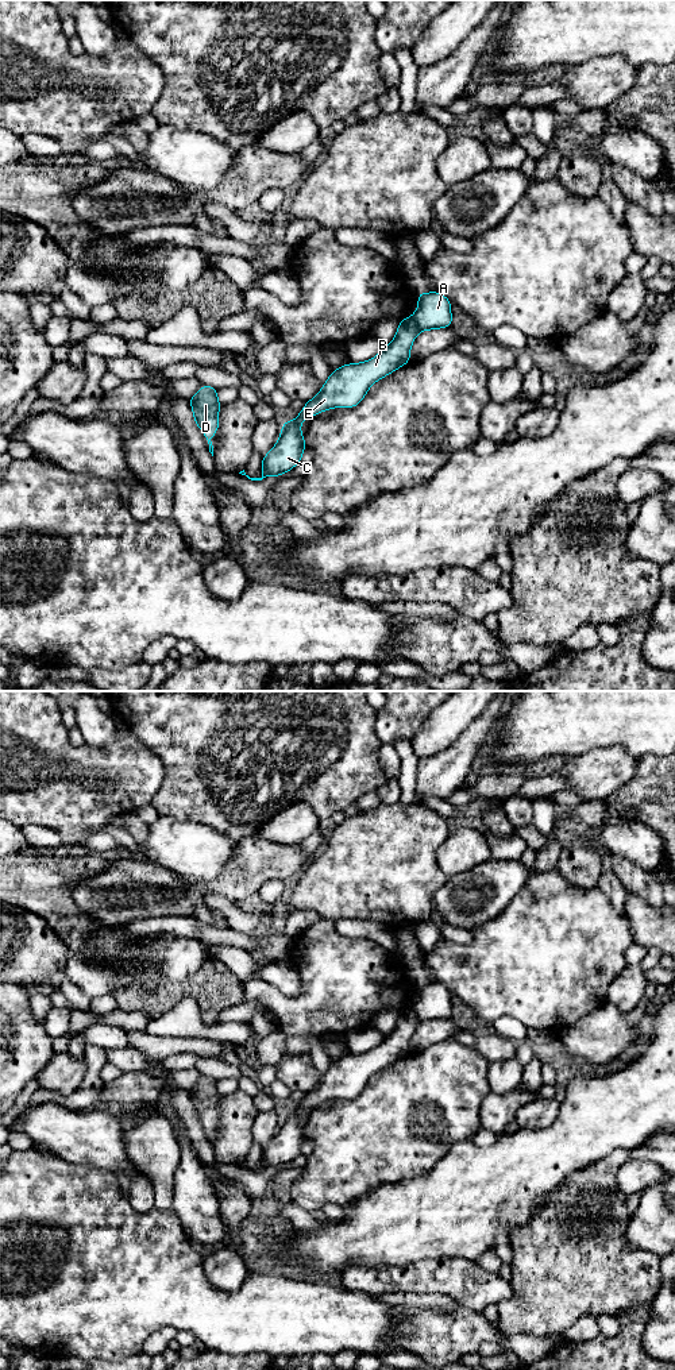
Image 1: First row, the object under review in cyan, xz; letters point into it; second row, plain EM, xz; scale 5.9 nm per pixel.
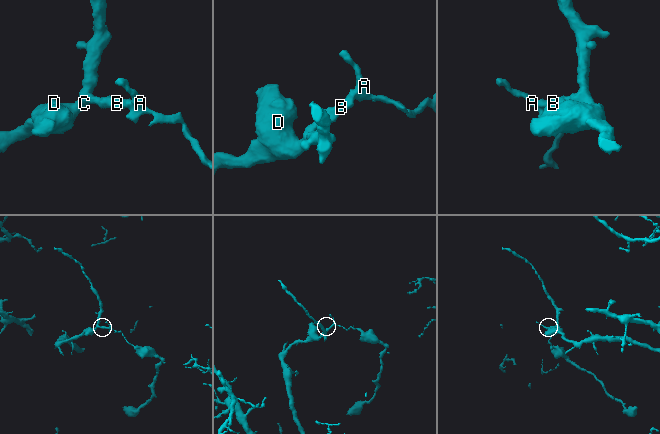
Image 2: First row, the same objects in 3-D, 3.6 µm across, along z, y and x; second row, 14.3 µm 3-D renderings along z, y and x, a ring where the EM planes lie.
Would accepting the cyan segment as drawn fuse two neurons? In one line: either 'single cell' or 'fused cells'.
fused cells

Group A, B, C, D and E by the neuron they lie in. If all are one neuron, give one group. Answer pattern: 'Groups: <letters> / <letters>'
Groups: A / B C D E

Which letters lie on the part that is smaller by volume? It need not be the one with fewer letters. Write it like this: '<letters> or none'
A

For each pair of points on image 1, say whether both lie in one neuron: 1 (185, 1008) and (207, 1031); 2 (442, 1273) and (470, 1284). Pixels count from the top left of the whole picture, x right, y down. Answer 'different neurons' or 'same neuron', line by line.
1: same neuron
2: same neuron

